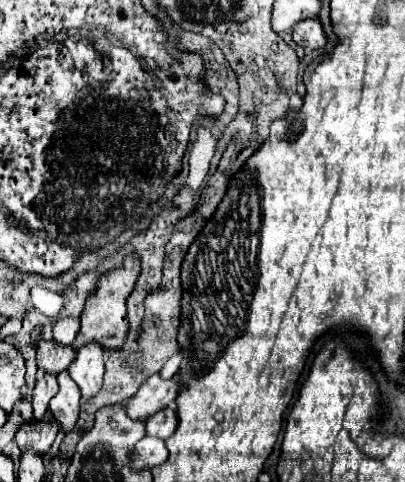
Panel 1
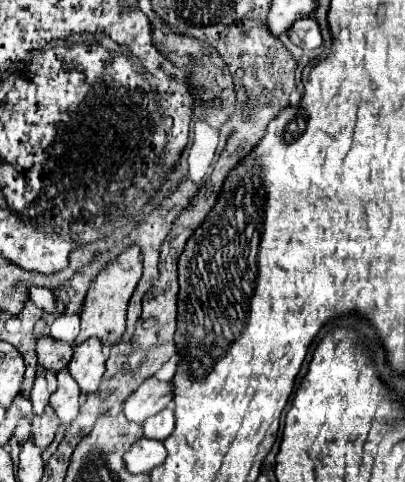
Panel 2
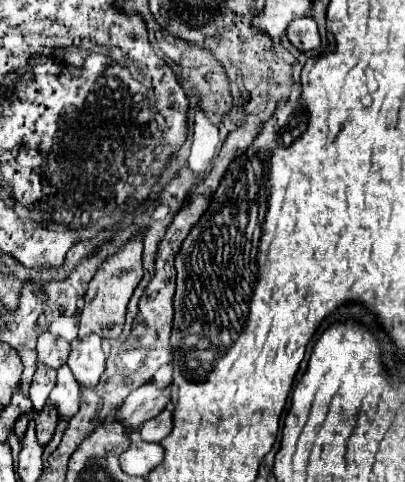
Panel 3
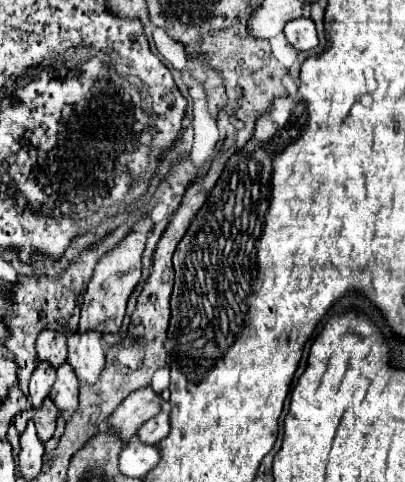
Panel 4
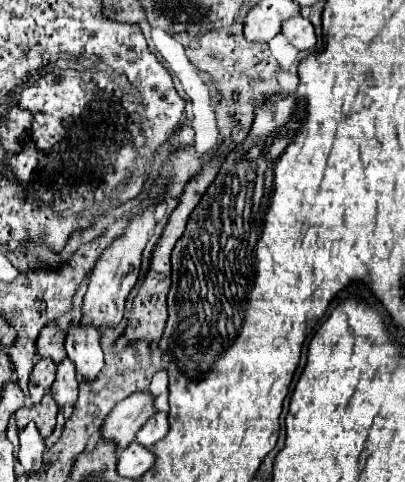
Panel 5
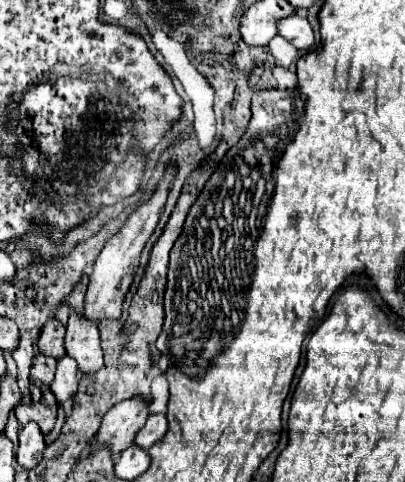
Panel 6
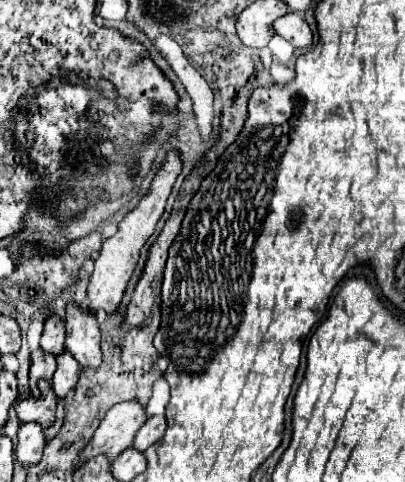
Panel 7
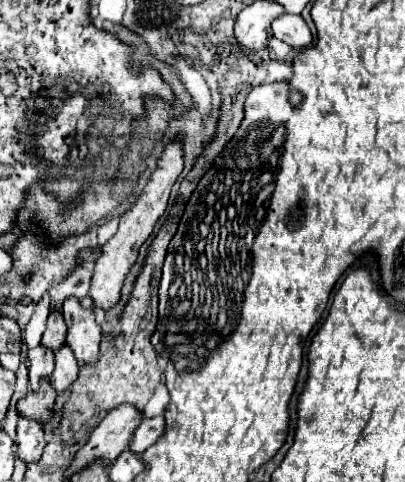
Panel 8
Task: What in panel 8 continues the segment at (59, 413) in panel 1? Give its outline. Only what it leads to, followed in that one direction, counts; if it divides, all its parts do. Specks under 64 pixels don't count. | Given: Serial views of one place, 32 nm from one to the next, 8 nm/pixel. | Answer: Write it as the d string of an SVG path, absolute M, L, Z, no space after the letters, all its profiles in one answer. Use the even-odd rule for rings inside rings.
M62 346L56 352L56 368L50 376L50 382L58 394L64 394L78 378L78 362L68 346Z

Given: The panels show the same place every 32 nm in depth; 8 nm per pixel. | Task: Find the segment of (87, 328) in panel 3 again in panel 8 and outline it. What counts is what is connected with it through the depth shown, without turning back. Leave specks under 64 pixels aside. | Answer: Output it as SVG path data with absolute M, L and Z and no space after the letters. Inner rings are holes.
M180 142L168 144L166 150L164 150L164 154L162 154L162 158L158 160L156 172L152 174L146 190L142 192L140 200L136 202L134 208L130 208L120 218L118 232L100 248L100 256L98 256L96 266L94 266L94 276L92 276L92 284L90 284L90 292L88 292L88 296L92 298L94 308L110 310L114 304L118 304L120 292L122 292L122 286L124 286L124 280L126 280L130 268L134 266L134 262L138 258L140 246L148 240L148 236L152 234L158 218L164 214L166 204L168 204L170 190L172 190L176 178L180 176L182 166L184 166L184 160L182 160L182 146L180 146Z

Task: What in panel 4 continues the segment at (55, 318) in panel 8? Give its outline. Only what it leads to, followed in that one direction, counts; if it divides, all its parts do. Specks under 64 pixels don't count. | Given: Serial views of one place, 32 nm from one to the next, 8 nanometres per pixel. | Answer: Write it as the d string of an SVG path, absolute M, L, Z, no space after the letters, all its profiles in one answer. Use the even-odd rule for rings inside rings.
M52 330L40 332L40 336L36 340L36 350L38 350L38 360L44 360L44 362L52 364L54 368L64 364L66 356L68 356L66 338Z

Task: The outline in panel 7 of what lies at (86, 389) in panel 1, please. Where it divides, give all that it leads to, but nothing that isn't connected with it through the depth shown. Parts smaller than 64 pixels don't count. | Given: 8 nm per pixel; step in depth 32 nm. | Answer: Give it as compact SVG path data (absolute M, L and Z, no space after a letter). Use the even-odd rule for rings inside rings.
M74 304L66 306L66 350L82 368L98 368L102 364L100 330L96 318Z

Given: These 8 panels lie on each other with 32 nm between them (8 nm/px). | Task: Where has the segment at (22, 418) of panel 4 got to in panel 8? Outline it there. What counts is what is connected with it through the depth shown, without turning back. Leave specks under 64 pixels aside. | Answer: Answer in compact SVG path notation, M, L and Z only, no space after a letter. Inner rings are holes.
M48 378L40 380L40 390L38 392L28 392L26 398L22 398L16 404L16 410L20 416L28 416L28 418L36 418L42 424L50 422L54 416L54 402L56 402L56 390L52 388Z

